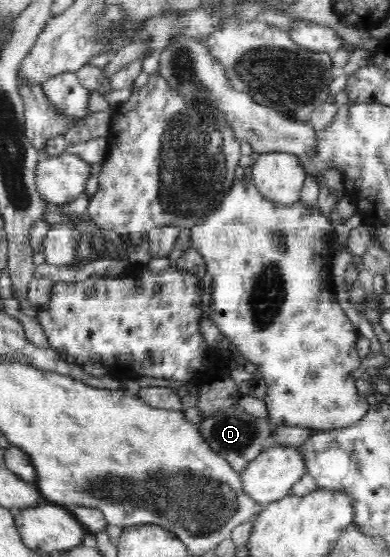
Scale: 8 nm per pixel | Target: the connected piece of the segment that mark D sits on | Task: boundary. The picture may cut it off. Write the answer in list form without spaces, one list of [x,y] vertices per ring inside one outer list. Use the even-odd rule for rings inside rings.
[[[238,405],[231,409],[218,411],[218,413],[204,418],[203,422],[198,425],[200,436],[208,442],[210,448],[224,457],[230,466],[240,473],[266,449],[278,445],[272,436],[275,427],[276,425],[271,423],[269,416],[258,417],[249,414]]]

